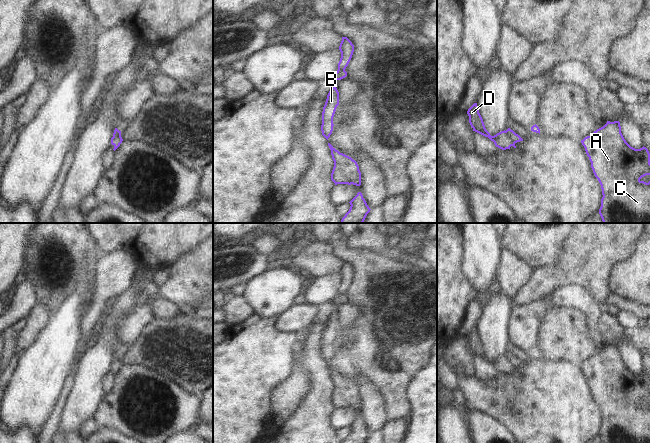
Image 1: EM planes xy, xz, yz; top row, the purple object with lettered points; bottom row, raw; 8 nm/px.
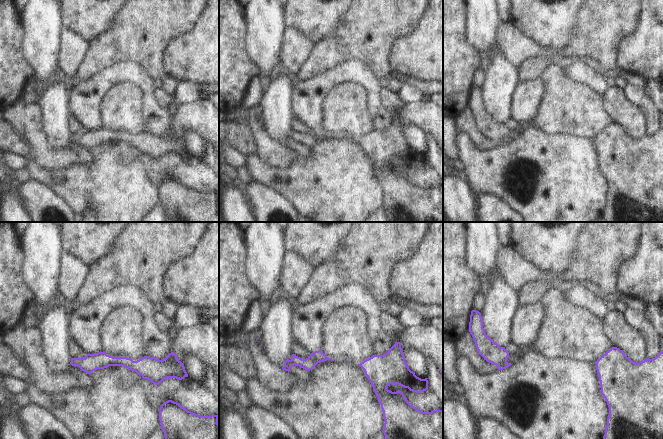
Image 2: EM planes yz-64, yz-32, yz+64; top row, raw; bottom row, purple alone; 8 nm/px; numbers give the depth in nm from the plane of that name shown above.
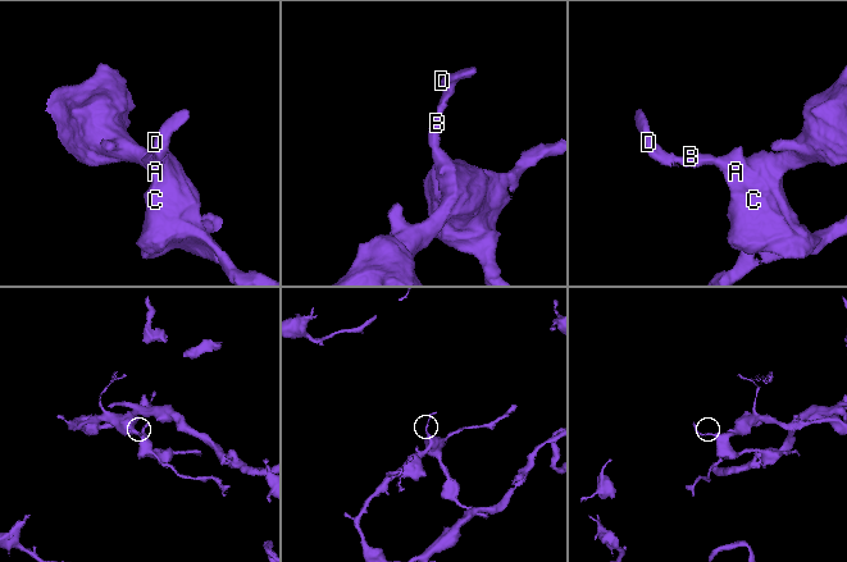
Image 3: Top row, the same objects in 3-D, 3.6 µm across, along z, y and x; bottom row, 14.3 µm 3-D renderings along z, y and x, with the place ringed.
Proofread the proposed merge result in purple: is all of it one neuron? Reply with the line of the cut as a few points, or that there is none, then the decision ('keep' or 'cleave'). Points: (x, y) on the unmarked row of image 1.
cut in yz along (505, 355), (514, 367); cleave

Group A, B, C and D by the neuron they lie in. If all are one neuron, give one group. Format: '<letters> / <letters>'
A B C / D

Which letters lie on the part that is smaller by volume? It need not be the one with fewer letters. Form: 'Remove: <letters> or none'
Remove: D

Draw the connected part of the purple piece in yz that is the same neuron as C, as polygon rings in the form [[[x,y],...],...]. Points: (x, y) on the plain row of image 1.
[[[607,345],[607,347],[603,351],[597,353],[590,360],[587,360],[583,364],[581,364],[581,367],[585,372],[587,380],[589,381],[593,397],[601,409],[602,419],[603,419],[601,423],[601,431],[599,433],[599,438],[601,442],[602,443],[650,443],[650,405],[646,407],[640,404],[642,401],[646,399],[650,399],[650,377],[648,373],[644,370],[640,373],[635,373],[631,371],[626,366],[626,364],[624,363],[621,357],[621,350],[619,345],[614,345],[614,346]]]

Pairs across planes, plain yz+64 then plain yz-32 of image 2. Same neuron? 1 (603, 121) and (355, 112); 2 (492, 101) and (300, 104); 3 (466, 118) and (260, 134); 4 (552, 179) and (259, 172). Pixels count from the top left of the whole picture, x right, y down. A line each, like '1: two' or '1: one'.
1: one
2: two
3: two
4: one

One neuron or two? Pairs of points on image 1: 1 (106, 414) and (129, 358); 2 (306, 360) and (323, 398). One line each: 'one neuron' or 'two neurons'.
1: two neurons
2: one neuron

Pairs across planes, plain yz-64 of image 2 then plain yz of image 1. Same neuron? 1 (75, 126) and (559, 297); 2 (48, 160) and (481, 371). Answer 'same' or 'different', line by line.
1: different
2: same

